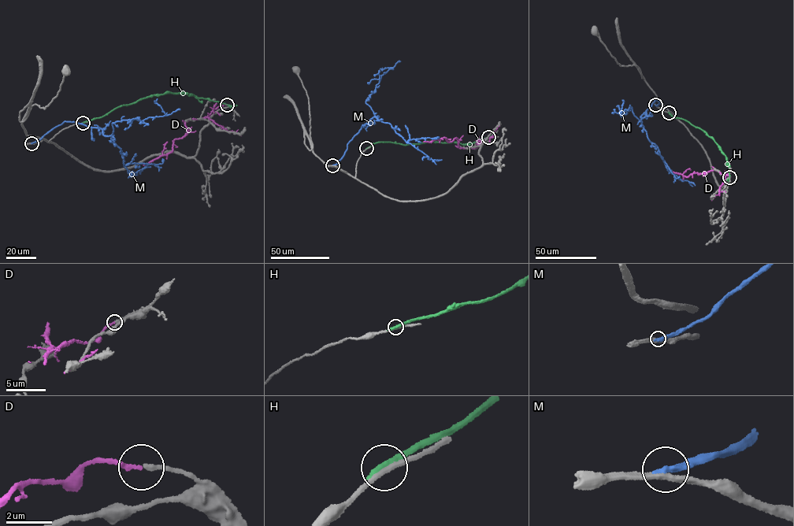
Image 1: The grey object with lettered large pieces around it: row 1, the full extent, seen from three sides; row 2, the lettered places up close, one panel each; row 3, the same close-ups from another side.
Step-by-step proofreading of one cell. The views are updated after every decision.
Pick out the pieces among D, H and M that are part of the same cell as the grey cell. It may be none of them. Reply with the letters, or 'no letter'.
no letter

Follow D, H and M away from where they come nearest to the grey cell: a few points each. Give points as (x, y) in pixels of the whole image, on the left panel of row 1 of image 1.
D: (227, 105), (218, 106), (205, 116), (187, 120), (187, 134), (174, 139), (171, 153), (143, 164)
H: (83, 123), (102, 116), (123, 105), (168, 92), (187, 93), (198, 98), (237, 105)
M: (31, 143), (64, 121), (73, 122), (110, 135), (121, 151), (128, 172), (150, 166)

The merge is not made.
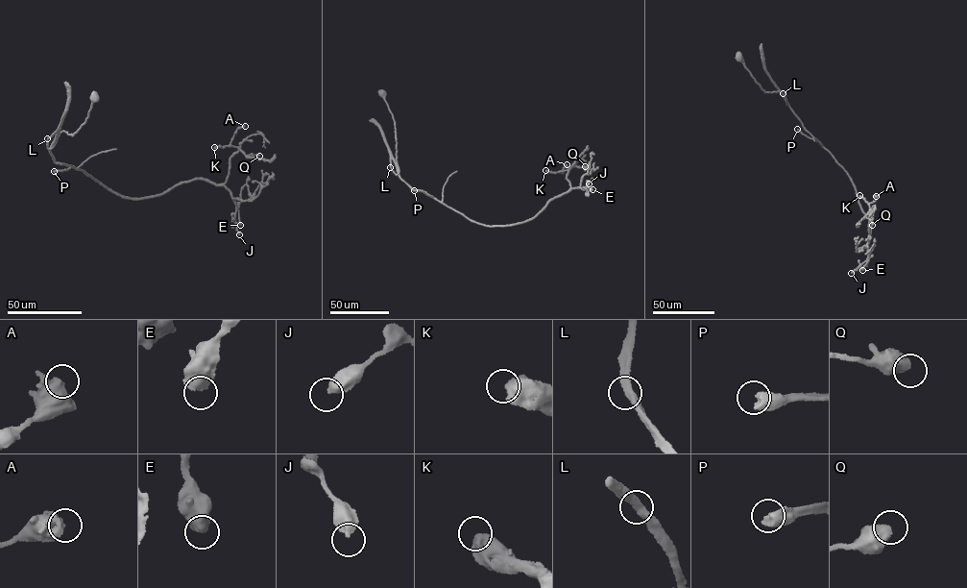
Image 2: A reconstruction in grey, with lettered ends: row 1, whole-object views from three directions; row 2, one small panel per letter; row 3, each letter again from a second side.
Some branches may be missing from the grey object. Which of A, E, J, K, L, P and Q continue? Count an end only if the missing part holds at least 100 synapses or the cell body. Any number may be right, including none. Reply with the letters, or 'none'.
P

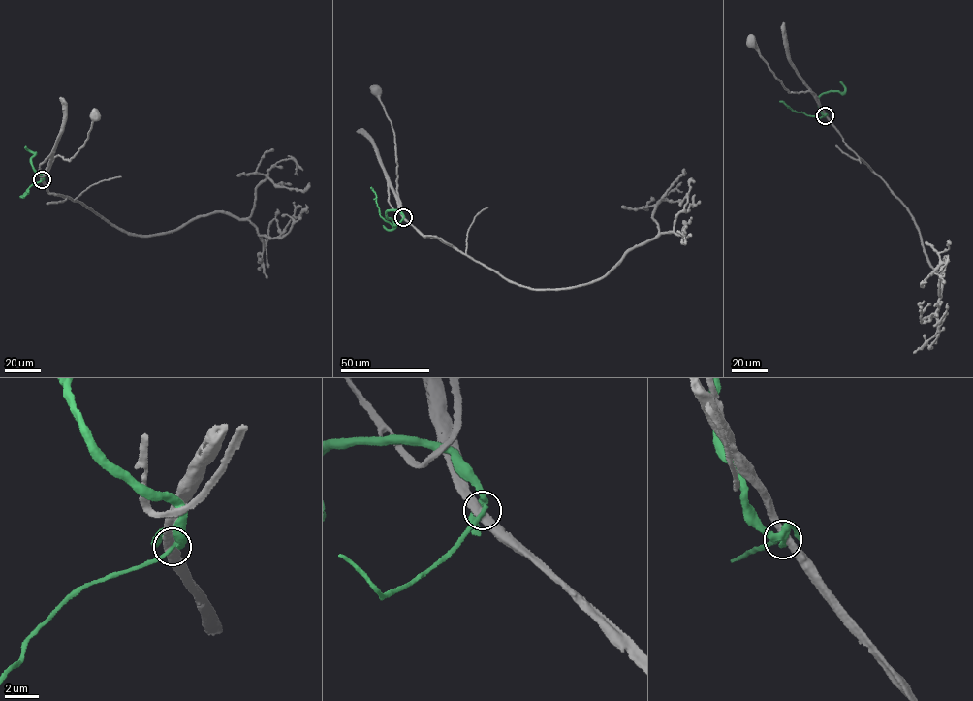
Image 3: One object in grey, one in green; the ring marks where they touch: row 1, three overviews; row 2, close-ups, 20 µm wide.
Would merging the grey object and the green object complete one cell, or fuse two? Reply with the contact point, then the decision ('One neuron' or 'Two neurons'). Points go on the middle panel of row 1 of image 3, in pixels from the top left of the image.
Place: (403, 217). Two neurons

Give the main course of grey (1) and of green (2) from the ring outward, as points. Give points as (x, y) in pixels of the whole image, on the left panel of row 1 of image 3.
1: (43, 179), (46, 168), (54, 157), (59, 155), (69, 161), (83, 145), (93, 116)
2: (43, 179), (20, 196), (23, 198), (27, 192)

